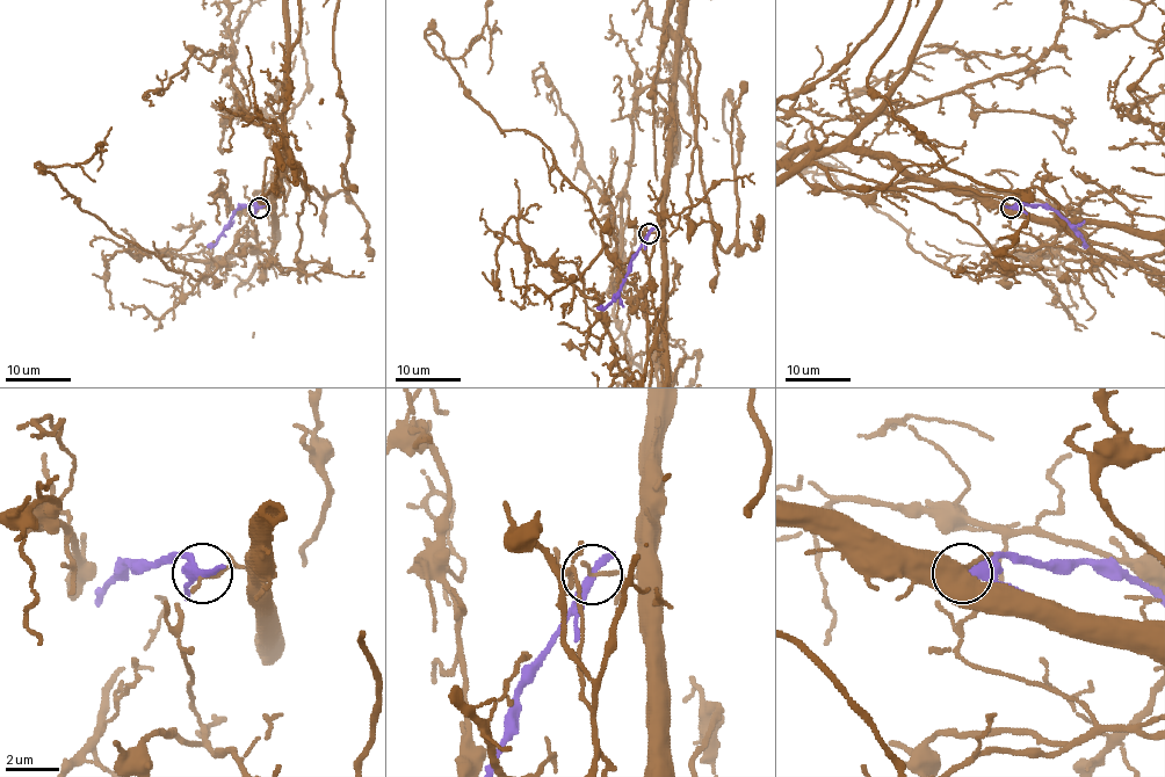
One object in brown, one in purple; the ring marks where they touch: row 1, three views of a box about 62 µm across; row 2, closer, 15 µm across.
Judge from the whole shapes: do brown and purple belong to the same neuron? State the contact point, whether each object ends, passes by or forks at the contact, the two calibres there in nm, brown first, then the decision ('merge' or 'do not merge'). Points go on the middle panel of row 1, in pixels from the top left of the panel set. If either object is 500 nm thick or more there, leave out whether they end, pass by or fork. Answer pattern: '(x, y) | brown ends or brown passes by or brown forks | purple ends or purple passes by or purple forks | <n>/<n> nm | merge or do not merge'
(649, 233) | brown ends | purple ends | 170/420 nm | do not merge

